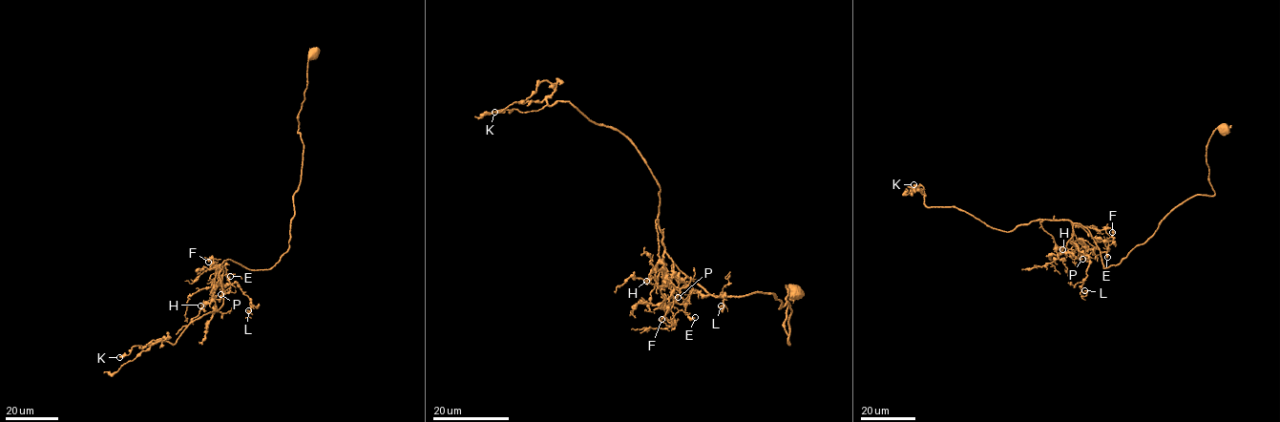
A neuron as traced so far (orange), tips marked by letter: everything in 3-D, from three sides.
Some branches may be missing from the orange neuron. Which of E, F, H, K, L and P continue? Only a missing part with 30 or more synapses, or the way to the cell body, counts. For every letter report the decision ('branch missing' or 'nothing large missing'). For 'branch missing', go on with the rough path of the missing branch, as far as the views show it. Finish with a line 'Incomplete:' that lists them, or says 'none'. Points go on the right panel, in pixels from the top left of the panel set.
E: nothing large missing
F: nothing large missing
H: nothing large missing
K: nothing large missing
L: nothing large missing
P: nothing large missing
Incomplete: none

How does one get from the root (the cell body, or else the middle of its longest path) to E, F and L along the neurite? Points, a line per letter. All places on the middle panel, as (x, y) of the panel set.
E: (794, 290), (786, 285), (789, 345), (788, 302), (709, 294), (664, 253), (670, 294), (695, 317)
F: (794, 290), (786, 285), (789, 345), (788, 302), (780, 308), (771, 293), (709, 294), (664, 253), (661, 319)
L: (794, 290), (786, 285), (789, 345), (788, 302), (713, 296), (668, 258), (678, 280), (722, 294), (721, 305)

